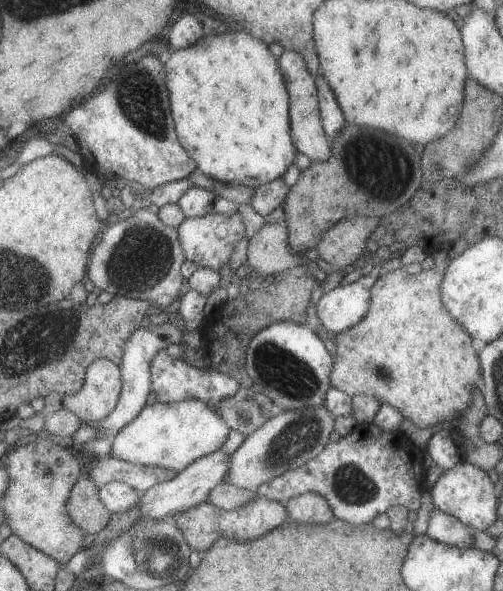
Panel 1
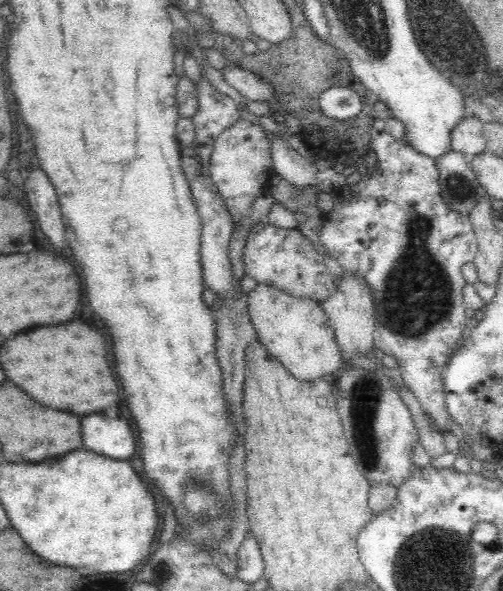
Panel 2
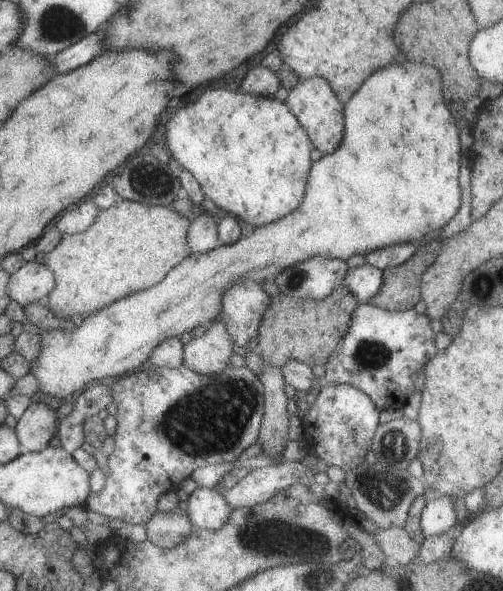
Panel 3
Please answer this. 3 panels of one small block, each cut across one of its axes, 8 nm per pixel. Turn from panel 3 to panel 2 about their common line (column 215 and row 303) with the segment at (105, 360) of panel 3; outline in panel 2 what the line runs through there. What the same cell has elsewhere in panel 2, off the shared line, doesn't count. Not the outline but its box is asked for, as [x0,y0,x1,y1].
[248,283,344,382]

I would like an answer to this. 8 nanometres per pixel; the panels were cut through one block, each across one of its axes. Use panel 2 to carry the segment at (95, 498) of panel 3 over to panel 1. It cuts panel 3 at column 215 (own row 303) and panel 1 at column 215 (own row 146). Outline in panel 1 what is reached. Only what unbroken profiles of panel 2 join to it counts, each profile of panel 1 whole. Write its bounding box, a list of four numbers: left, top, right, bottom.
[151,349,241,412]

